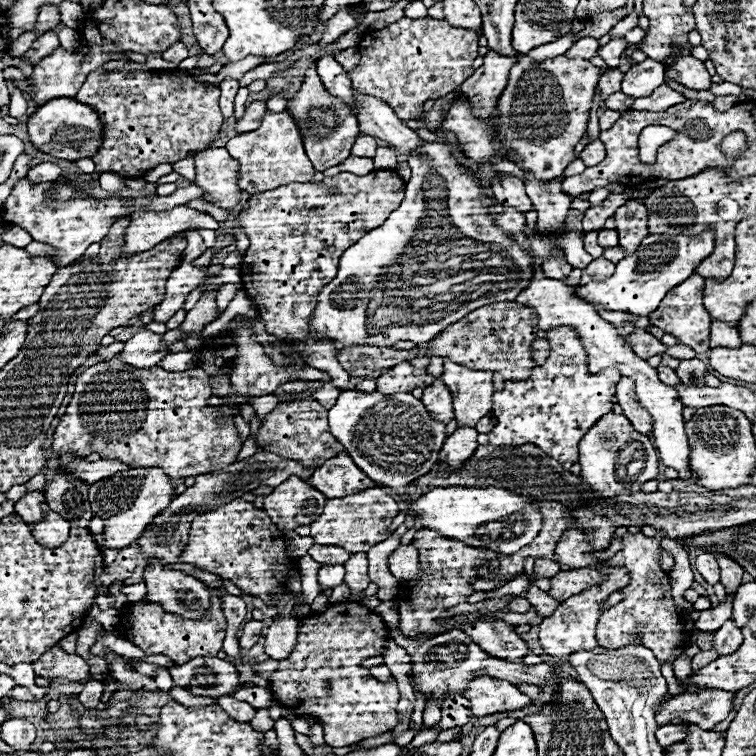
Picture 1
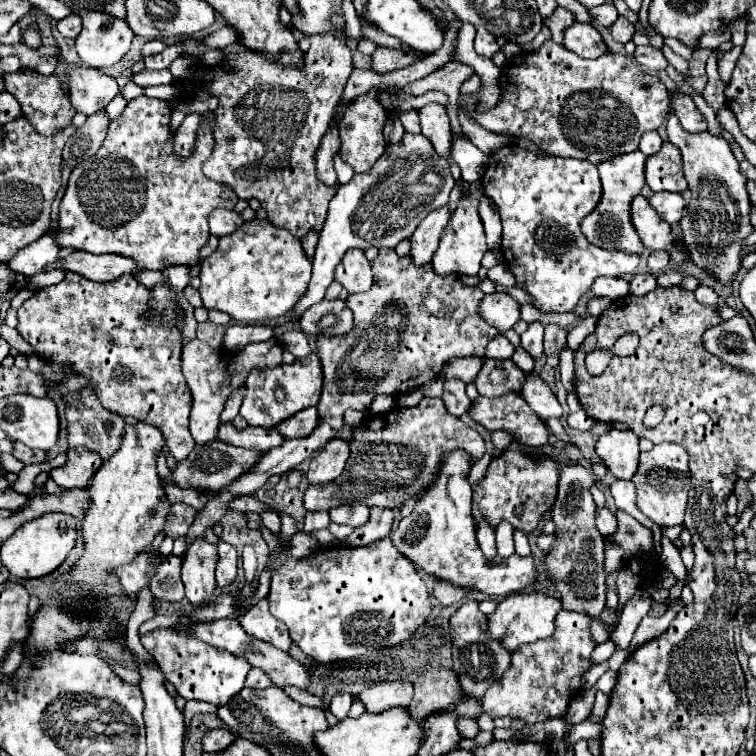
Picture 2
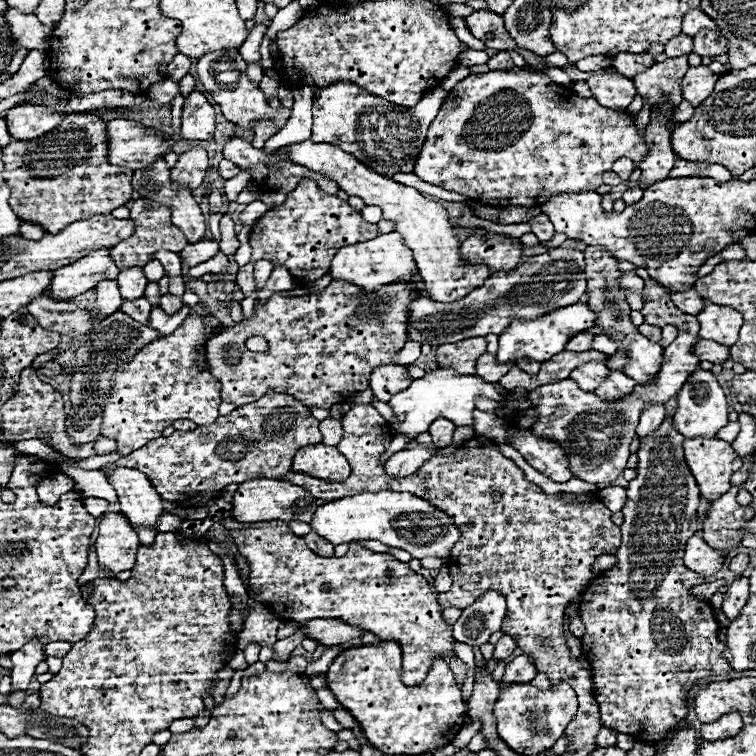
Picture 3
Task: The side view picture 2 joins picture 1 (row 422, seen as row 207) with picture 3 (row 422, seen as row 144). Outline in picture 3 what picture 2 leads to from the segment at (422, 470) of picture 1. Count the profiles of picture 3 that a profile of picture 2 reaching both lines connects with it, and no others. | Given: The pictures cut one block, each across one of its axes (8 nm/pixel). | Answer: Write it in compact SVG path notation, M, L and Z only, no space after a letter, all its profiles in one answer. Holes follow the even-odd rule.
M436 368L428 372L424 378L414 380L406 390L394 394L388 404L396 416L396 422L390 422L390 428L396 434L406 436L408 440L416 440L422 432L428 432L432 420L446 418L452 420L456 426L470 426L474 428L474 400L478 394L484 394L490 400L504 400L504 388L496 384L488 384L478 376L458 376L450 368Z

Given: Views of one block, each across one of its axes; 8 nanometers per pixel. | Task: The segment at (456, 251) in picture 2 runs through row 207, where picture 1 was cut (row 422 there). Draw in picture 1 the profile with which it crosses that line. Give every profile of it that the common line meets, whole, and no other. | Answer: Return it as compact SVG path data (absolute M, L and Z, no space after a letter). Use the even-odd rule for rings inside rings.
M444 358L444 374L440 376L444 384L448 384L448 390L454 396L454 414L458 420L458 426L476 426L480 418L490 414L492 410L492 372L488 370L472 370L466 366L460 366L448 358Z

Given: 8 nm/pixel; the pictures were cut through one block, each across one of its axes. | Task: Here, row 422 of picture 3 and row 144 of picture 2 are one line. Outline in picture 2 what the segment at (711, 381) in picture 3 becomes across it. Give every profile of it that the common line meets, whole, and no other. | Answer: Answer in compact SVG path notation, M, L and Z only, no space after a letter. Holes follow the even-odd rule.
M676 114L668 116L666 132L668 140L682 152L682 170L692 192L692 200L688 202L686 214L680 220L690 262L714 276L724 288L730 288L738 276L738 270L742 268L742 250L746 248L744 240L754 232L750 224L752 204L746 190L746 176L740 174L738 160L732 156L724 138L708 132L688 134L680 128Z

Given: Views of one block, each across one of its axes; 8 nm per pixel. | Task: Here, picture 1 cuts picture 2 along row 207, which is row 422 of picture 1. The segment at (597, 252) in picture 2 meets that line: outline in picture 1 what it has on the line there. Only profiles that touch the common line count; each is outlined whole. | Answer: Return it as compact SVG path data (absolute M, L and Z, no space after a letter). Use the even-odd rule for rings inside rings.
M552 328L546 334L546 340L550 342L548 360L542 366L532 368L532 374L526 380L506 380L504 388L494 392L492 416L496 424L488 432L488 444L536 444L542 452L558 462L578 462L578 442L588 428L596 424L596 420L612 410L612 388L616 388L616 380L622 376L614 368L590 374L588 356L572 328Z

